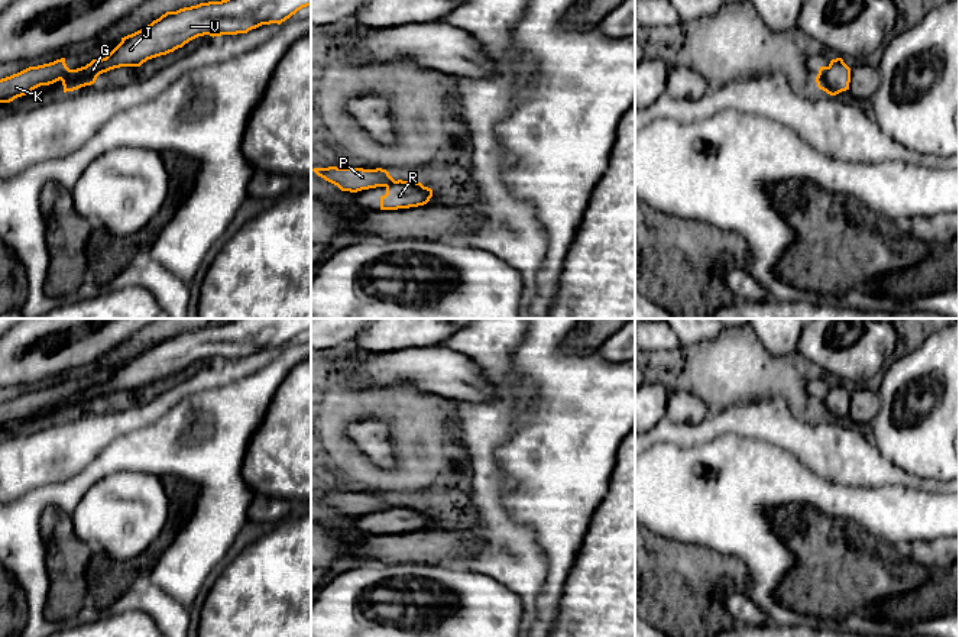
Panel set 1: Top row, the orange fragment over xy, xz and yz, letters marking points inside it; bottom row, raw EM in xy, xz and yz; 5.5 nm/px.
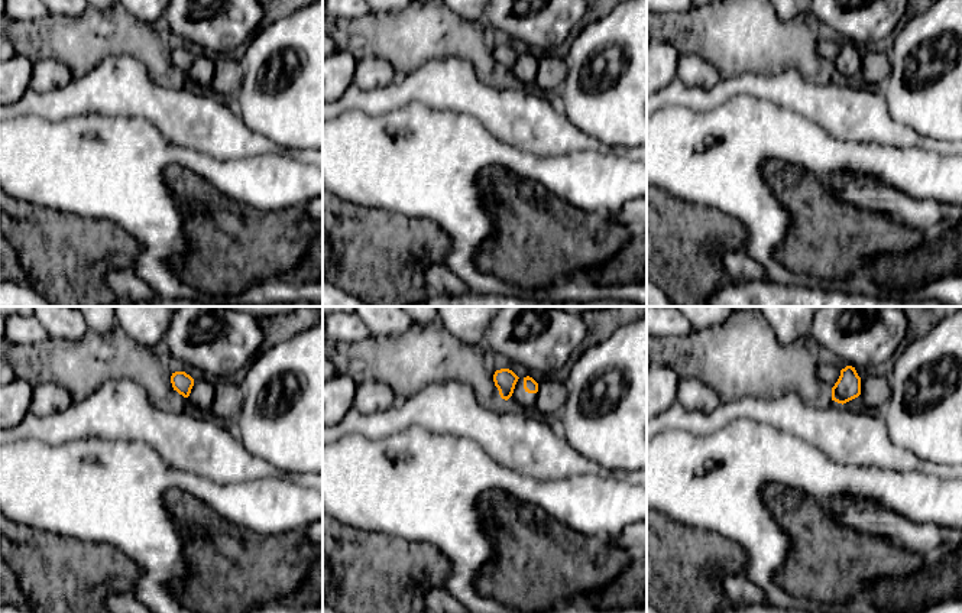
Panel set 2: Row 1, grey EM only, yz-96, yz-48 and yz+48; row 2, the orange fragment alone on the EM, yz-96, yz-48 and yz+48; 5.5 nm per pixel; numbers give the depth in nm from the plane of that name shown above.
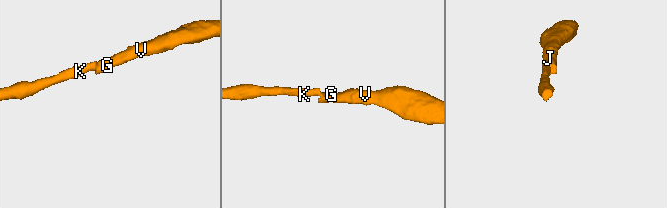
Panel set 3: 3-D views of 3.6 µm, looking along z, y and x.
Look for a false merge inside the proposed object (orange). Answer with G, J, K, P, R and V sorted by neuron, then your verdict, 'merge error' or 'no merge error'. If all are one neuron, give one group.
G J R V / K P | merge error

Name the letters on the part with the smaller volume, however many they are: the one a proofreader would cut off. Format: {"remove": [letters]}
{"remove": ["K", "P"]}

